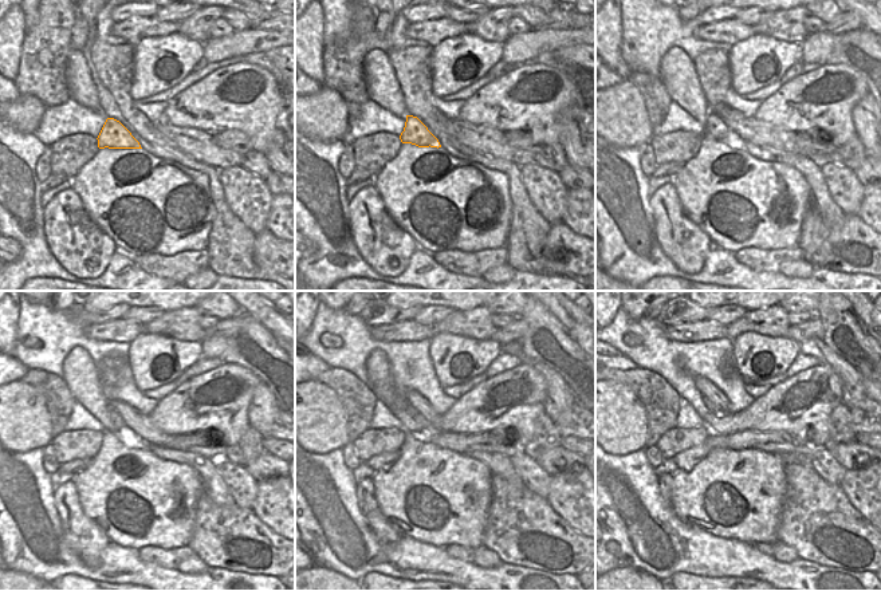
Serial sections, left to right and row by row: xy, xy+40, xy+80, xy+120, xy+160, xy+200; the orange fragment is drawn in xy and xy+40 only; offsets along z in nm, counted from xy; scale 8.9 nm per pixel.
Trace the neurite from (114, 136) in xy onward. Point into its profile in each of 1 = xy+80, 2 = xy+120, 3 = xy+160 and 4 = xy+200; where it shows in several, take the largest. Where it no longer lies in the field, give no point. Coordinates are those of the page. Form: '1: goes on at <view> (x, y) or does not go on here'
1: goes on at xy+80 (715, 126)
2: goes on at xy+120 (115, 420)
3: goes on at xy+160 (410, 410)
4: goes on at xy+200 (714, 409)

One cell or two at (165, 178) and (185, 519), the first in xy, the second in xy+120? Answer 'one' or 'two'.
one

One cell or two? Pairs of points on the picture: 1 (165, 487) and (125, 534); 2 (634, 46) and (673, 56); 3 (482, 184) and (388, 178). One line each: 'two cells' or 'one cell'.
1: one cell
2: two cells
3: one cell

